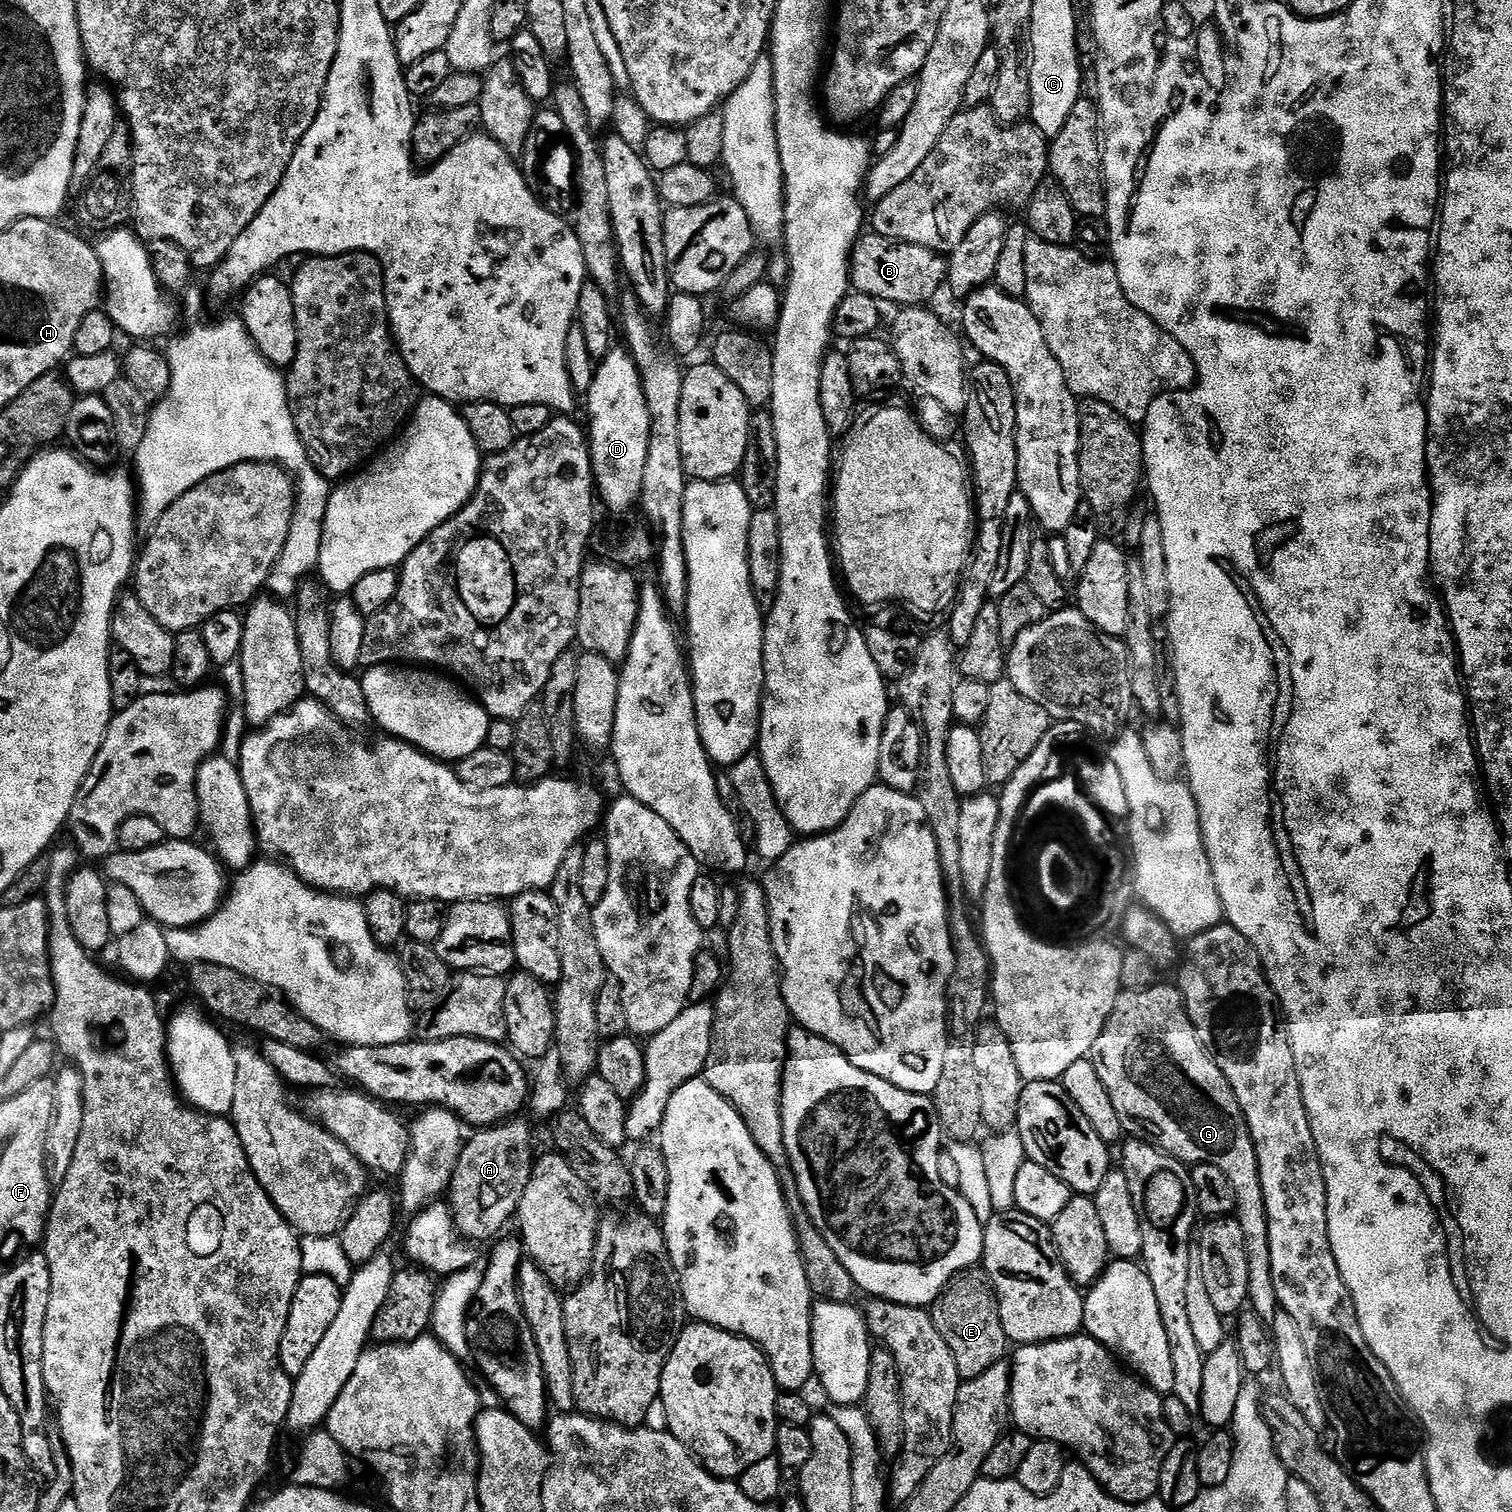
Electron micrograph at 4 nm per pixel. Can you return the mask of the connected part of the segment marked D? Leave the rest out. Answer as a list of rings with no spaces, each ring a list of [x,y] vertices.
[[[613,347],[612,351],[606,354],[606,358],[599,361],[594,374],[594,386],[590,386],[586,397],[588,403],[588,416],[592,421],[586,424],[586,435],[589,445],[592,449],[592,473],[596,476],[596,490],[599,499],[612,512],[628,512],[631,508],[635,509],[640,503],[640,495],[642,494],[642,470],[646,470],[646,450],[650,450],[650,410],[646,406],[646,394],[644,388],[640,384],[640,372],[636,369],[636,364],[632,360],[631,354],[623,347]]]

